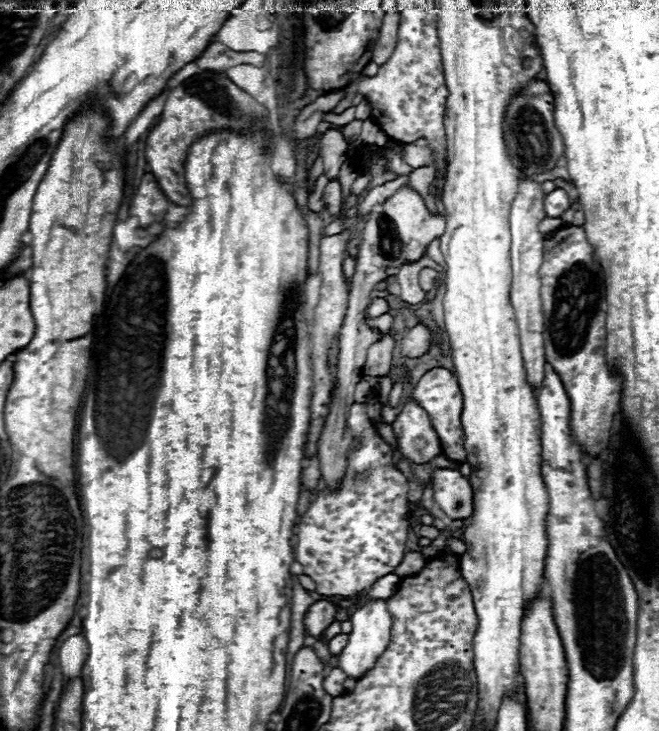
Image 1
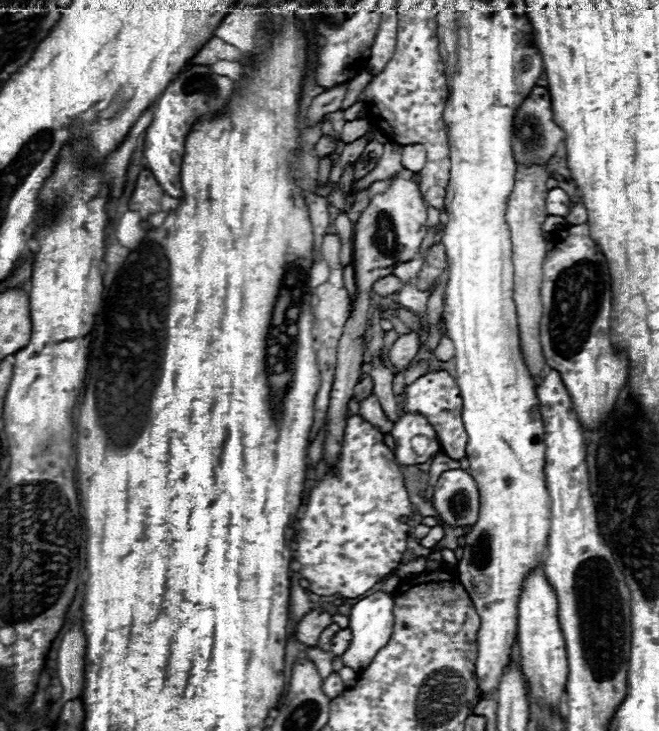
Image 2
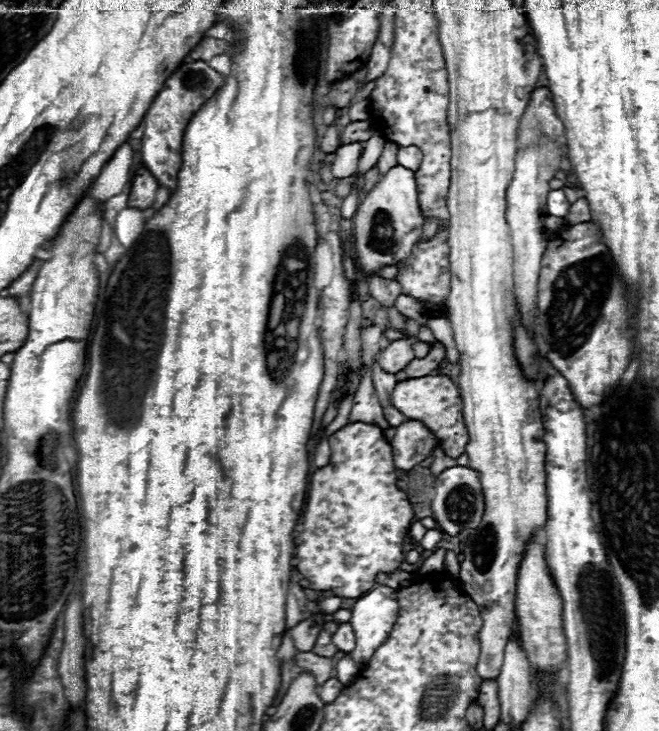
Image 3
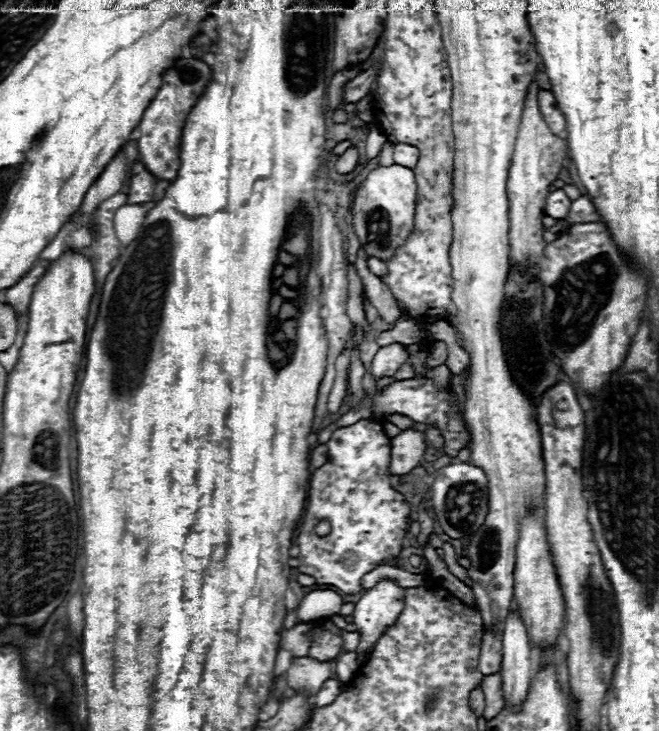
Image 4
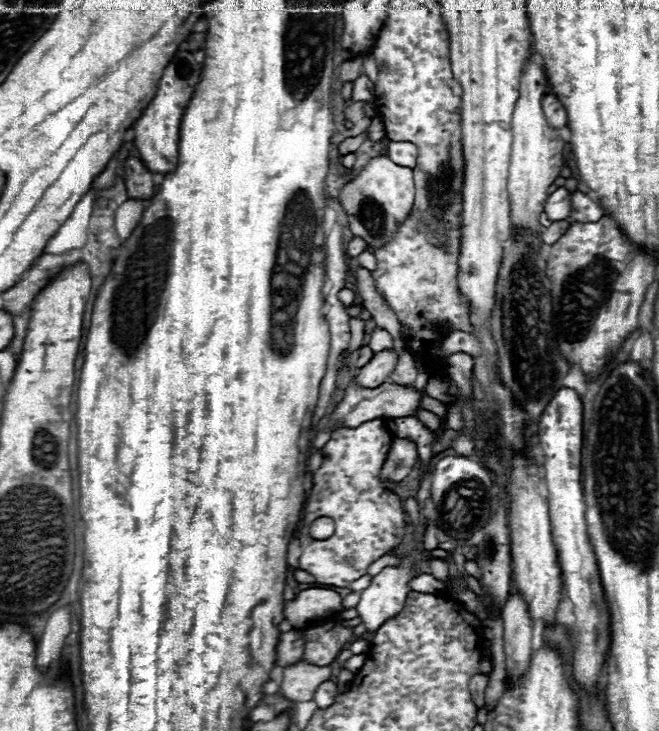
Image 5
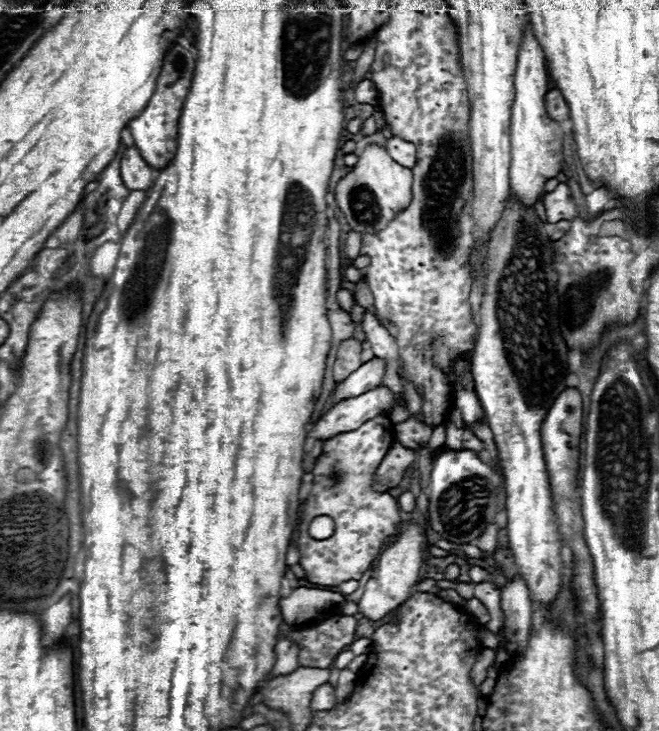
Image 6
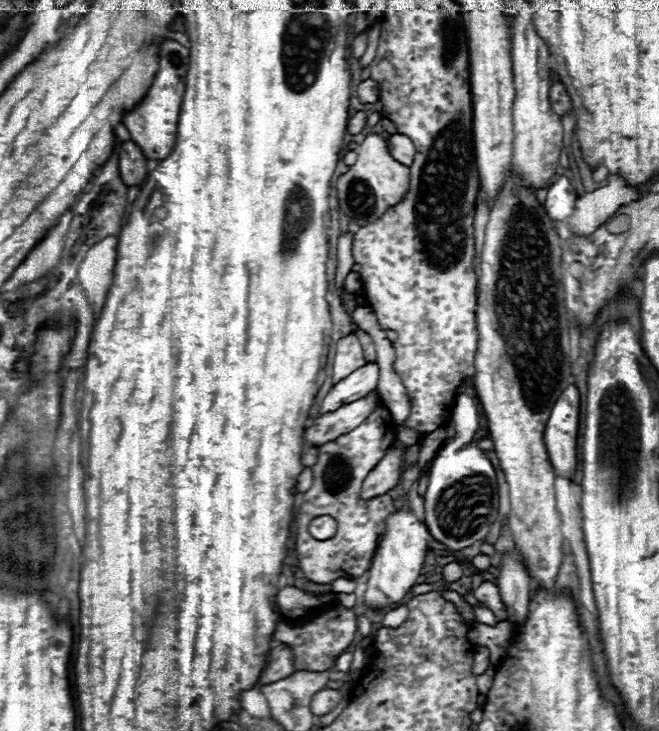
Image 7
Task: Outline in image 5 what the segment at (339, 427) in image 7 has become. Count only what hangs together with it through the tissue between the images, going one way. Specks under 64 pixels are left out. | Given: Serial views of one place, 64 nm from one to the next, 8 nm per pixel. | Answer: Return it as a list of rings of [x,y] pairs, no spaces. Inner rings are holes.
[[[354,380],[346,388],[344,398],[336,404],[334,412],[330,414],[328,426],[334,422],[344,422],[346,428],[354,428],[362,422],[374,420],[374,418],[400,418],[400,416],[416,416],[416,410],[420,408],[420,392],[412,386],[400,386],[394,382],[386,382],[378,388],[360,388]]]

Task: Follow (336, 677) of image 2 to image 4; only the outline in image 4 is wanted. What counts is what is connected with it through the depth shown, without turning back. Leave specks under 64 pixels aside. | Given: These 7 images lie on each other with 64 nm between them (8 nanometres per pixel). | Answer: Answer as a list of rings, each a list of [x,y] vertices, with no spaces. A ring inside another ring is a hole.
[[[332,680],[326,682],[326,686],[322,686],[322,690],[318,690],[318,694],[314,696],[314,702],[318,706],[328,706],[330,702],[336,700],[336,696],[342,692],[342,684],[338,680]]]

